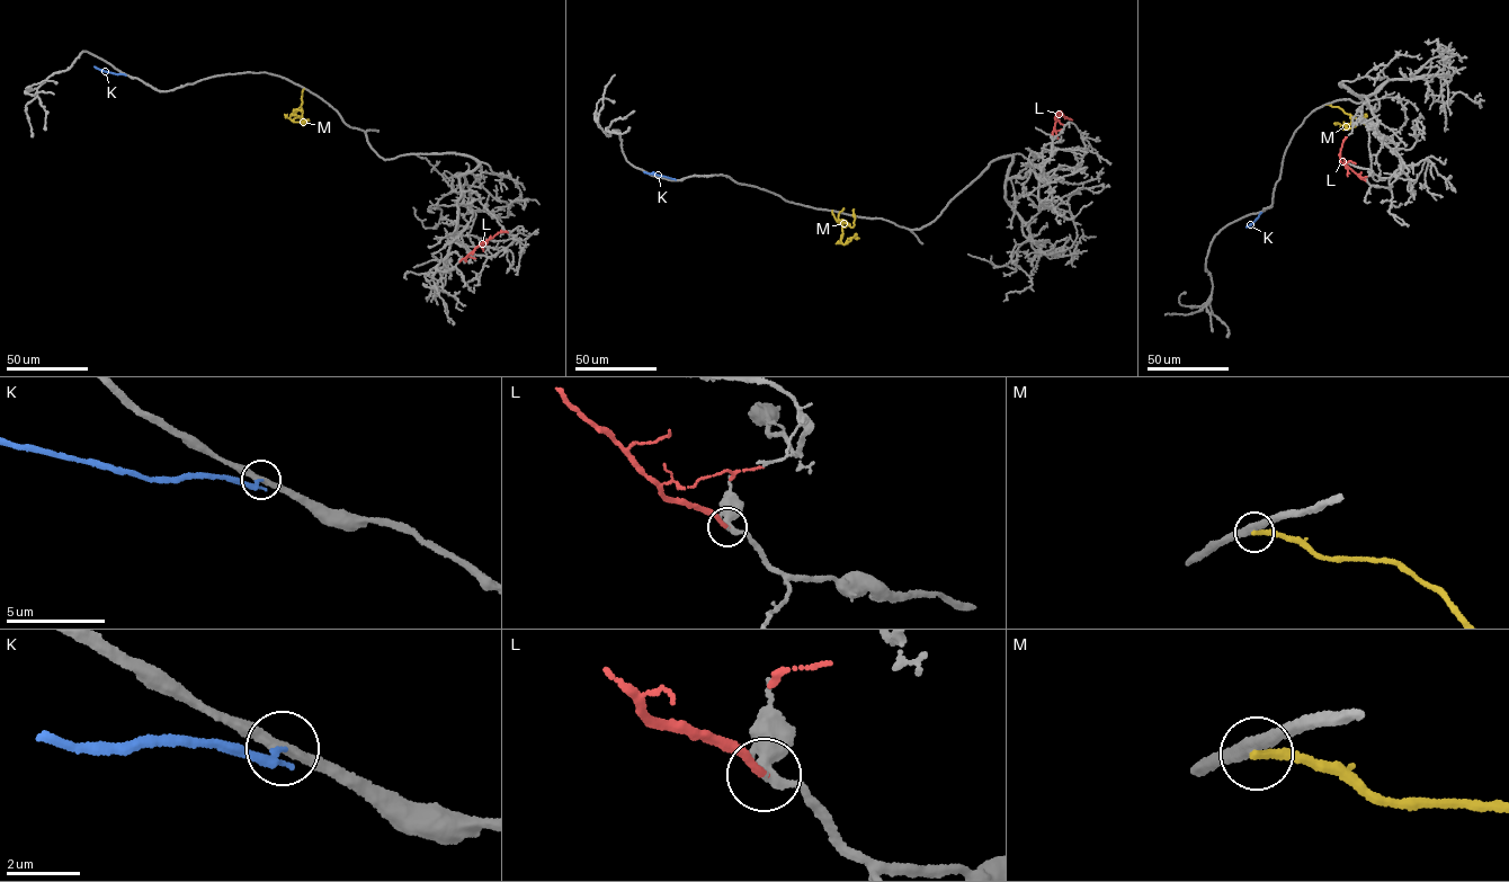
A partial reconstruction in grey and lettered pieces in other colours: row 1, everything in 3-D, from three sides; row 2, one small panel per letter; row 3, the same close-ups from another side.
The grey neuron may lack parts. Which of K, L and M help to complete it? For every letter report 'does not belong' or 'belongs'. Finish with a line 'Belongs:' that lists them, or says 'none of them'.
K: does not belong
L: belongs
M: does not belong
Belongs: L

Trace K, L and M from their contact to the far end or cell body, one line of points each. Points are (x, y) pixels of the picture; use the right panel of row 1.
K: (1261, 211), (1246, 226)
L: (1366, 181), (1341, 162), (1342, 143), (1347, 137)
M: (1327, 104), (1367, 122), (1363, 116), (1366, 114)

